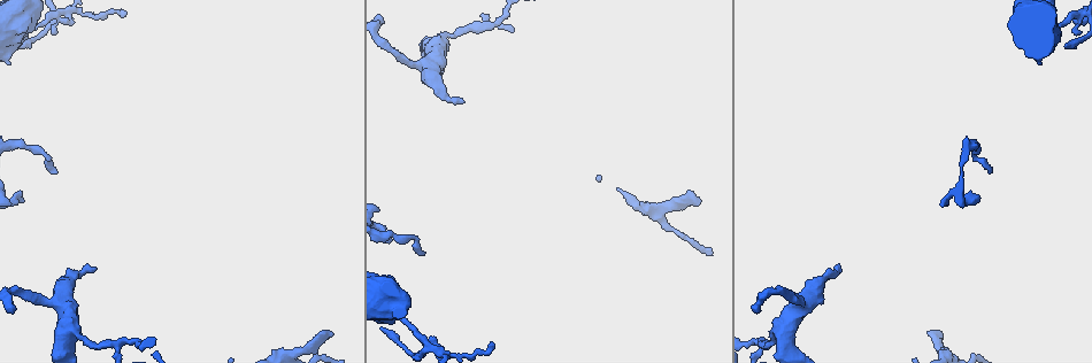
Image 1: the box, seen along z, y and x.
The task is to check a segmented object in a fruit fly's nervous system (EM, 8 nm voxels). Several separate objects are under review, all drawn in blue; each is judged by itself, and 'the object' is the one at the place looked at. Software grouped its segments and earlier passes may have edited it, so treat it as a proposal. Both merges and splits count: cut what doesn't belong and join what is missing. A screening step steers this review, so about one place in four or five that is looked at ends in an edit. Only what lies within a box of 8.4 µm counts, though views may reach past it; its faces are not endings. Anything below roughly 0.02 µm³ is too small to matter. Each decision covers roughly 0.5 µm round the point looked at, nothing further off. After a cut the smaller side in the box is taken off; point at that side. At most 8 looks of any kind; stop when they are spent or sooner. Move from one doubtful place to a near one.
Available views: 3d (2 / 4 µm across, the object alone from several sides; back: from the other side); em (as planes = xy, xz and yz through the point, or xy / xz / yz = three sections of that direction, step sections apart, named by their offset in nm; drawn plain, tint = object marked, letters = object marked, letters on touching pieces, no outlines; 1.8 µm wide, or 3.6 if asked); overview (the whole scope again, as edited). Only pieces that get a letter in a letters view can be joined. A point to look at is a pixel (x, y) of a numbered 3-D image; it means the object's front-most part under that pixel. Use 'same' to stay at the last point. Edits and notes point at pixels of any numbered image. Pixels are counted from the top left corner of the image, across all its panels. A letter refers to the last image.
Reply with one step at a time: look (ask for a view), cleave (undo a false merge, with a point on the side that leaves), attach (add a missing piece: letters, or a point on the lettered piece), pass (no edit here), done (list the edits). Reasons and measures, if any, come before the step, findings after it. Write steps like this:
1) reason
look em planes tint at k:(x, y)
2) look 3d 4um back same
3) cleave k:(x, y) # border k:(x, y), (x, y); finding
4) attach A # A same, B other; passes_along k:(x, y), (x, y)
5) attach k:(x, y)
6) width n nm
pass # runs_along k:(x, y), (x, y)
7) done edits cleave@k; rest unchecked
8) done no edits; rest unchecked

long arm stops here
look em planes letters at 1:(424, 254)

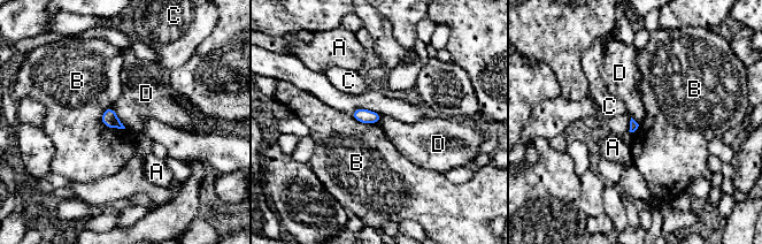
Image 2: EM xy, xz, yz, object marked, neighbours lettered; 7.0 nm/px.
pass # A other, B other, C other, D other; border 2:(112, 108), (125, 127); none of them fits

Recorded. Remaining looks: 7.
abrupt turn
look 3d 2um at 1:(437, 48)

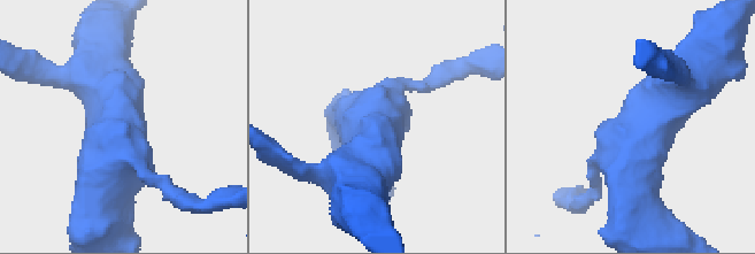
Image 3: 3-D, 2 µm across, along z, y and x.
arms 3; now the EM
look em yz step 8 tint at 3:(632, 147)

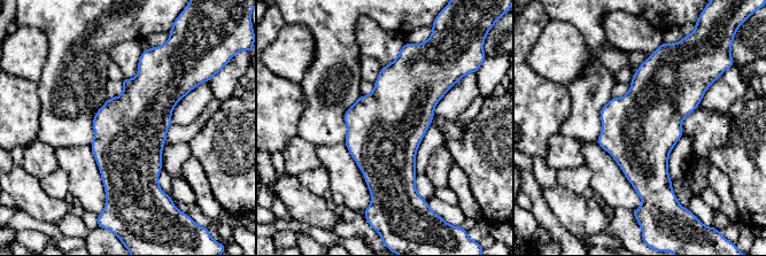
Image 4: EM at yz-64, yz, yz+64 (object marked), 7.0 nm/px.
cut it another way
look em planes letters same

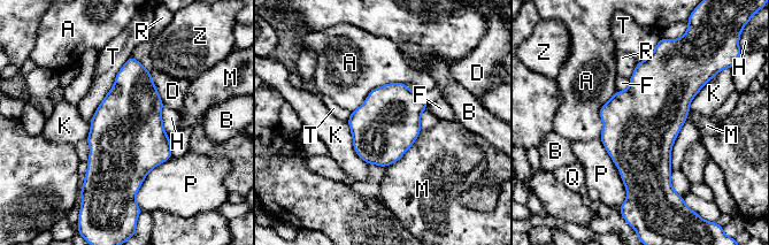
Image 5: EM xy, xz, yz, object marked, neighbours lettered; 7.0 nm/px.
width 460 nm
pass # A other, B other, D other, F other, H other, K other, M other, P other, Q other, R other, T other, Z other; border 5:(405, 83), (376, 86), (352, 112); all the same neuron

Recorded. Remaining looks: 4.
free end
look 3d 4um at 1:(838, 269)

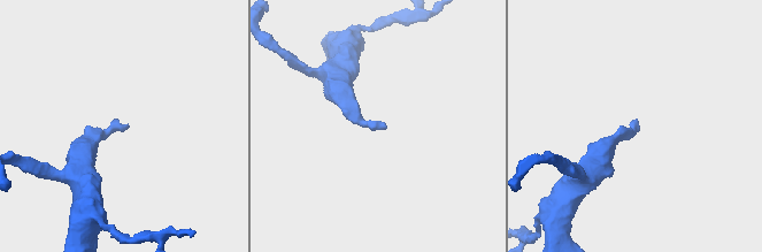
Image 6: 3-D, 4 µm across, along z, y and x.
need the tissue
look em xy step 8 tint at 6:(386, 126)

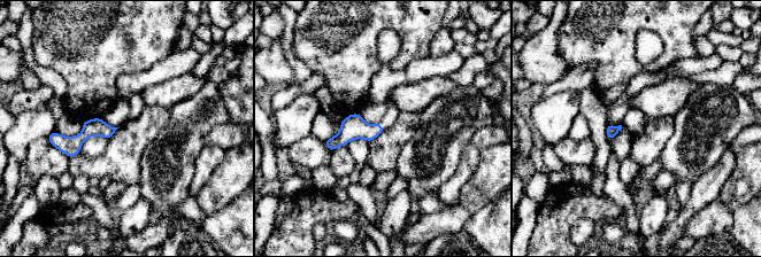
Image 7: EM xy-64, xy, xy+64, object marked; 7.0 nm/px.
cut it another way
look em planes letters same

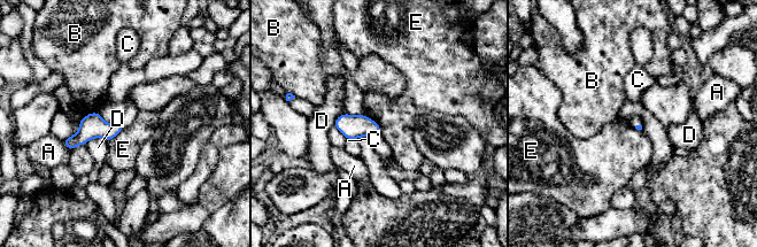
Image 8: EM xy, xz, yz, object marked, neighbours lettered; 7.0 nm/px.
pass # A other, B other, C other, D other, E other; no lettered piece goes on from it

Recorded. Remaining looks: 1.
done no edits; rest unchecked

